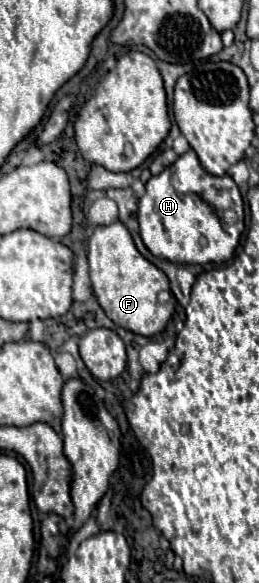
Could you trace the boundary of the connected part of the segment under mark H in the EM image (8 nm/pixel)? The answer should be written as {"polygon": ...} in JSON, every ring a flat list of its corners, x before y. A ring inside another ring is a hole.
{"polygon":[[189,150,147,182,147,192,139,198,141,238,153,256,175,264,227,262,243,232,241,204,240,190,233,178,209,174,197,154],[209,222,213,222,213,226]]}

